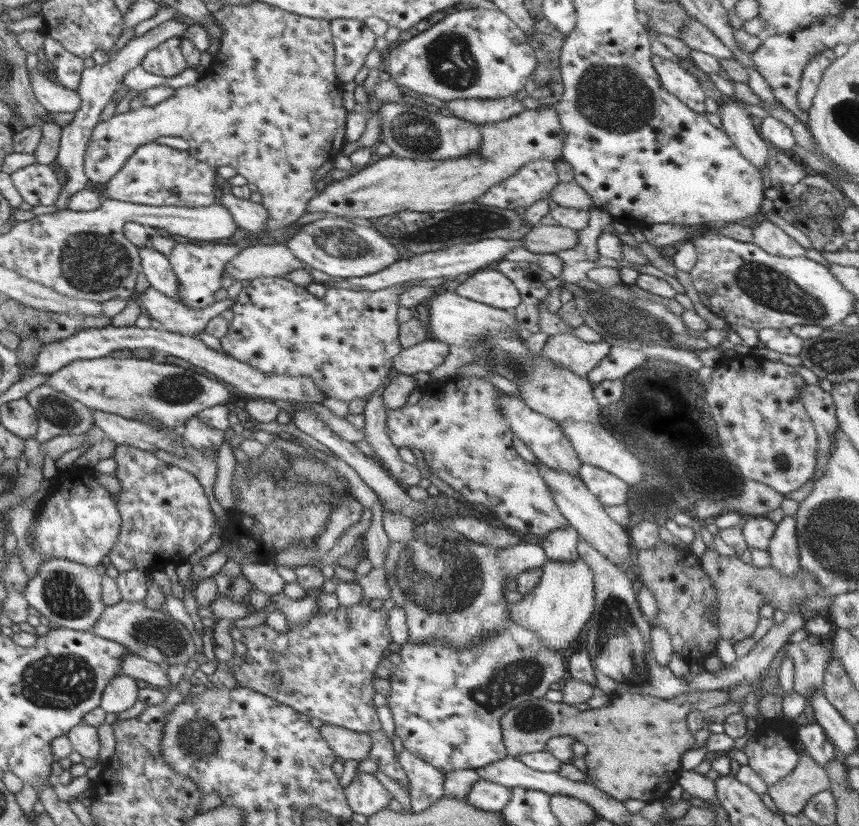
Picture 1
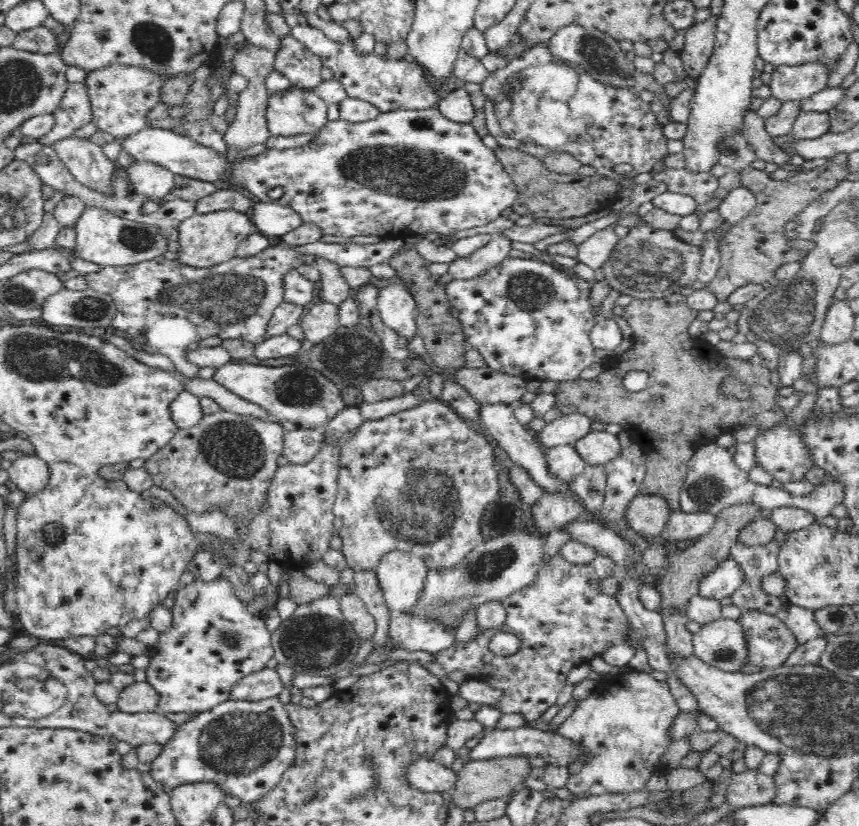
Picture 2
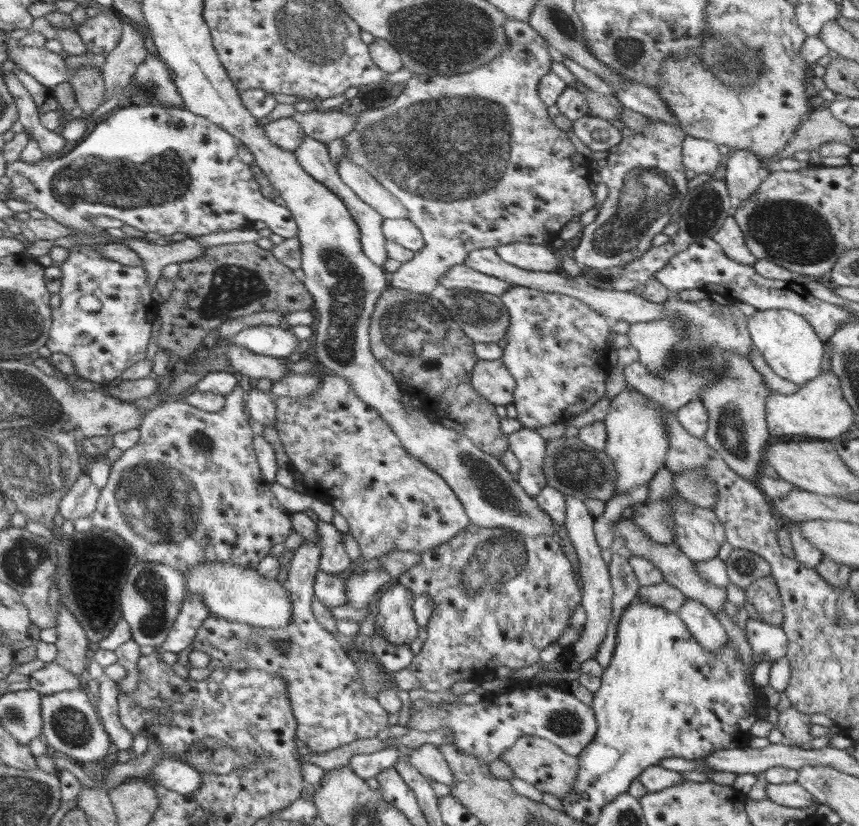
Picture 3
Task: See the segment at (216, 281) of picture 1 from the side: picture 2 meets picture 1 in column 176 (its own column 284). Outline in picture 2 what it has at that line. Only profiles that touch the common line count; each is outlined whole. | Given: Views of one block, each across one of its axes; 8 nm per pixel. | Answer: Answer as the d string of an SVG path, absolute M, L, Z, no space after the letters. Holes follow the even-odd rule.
M385 238L376 244L326 244L314 242L298 247L279 244L266 248L263 252L248 258L229 259L210 268L200 268L185 265L179 260L166 260L164 256L156 259L126 266L105 266L98 272L85 275L91 289L108 294L116 303L117 314L112 327L128 332L132 338L138 338L143 345L151 346L152 353L160 353L172 359L176 370L190 378L199 374L198 368L189 364L185 358L185 349L191 342L201 341L210 336L219 336L222 340L244 339L255 345L265 339L268 324L271 322L274 310L283 302L284 274L288 274L295 265L300 263L300 257L310 255L311 258L321 257L338 266L362 266L368 268L375 264L385 263L397 255L406 241L400 238Z

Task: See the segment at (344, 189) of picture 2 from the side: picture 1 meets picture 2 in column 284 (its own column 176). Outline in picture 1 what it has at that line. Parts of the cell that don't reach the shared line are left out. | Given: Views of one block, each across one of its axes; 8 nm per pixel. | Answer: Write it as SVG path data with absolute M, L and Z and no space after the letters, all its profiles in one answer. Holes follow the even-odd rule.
M156 141L149 142L145 145L140 145L130 158L124 163L122 169L114 175L114 178L108 182L105 186L101 187L102 193L104 194L103 198L116 200L120 202L130 202L131 204L140 204L140 205L149 205L149 206L182 206L182 207L208 207L212 204L218 202L218 186L216 186L217 182L219 181L219 176L217 174L216 169L212 169L209 164L205 162L199 161L197 158L194 158L192 155L185 150L176 150L170 148L170 146L164 146L158 144Z

